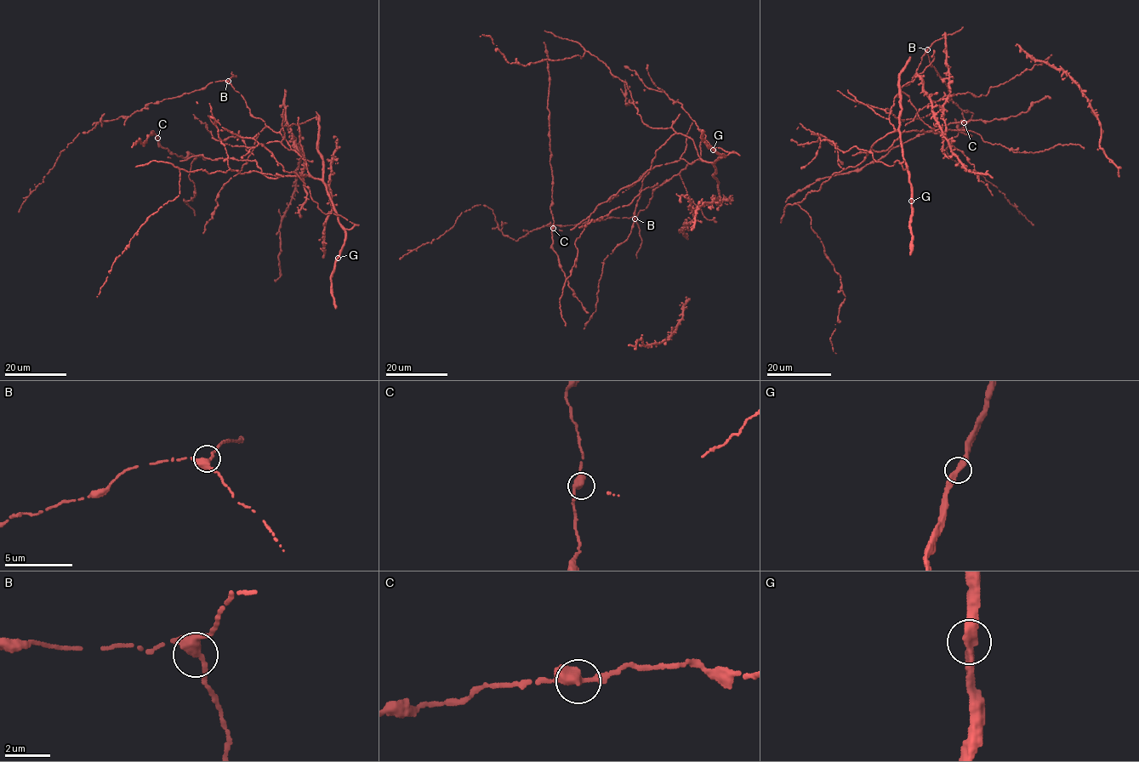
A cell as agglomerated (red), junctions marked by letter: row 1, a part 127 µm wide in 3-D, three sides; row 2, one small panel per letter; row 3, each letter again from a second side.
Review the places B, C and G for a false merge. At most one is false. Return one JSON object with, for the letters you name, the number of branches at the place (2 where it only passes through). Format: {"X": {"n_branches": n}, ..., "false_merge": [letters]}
{"C": {"n_branches": 2}, "false_merge": ["C"]}

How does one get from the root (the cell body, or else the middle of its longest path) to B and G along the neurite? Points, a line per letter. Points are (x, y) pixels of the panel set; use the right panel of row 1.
B: (891, 113), (893, 99), (902, 93), (901, 87), (912, 81), (927, 49)
G: (891, 113), (890, 122), (899, 133), (902, 156), (909, 173), (911, 201)

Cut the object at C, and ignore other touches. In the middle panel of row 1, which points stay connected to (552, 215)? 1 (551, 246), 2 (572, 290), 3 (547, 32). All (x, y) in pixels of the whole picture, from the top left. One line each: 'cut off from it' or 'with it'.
1: with it
2: with it
3: cut off from it

